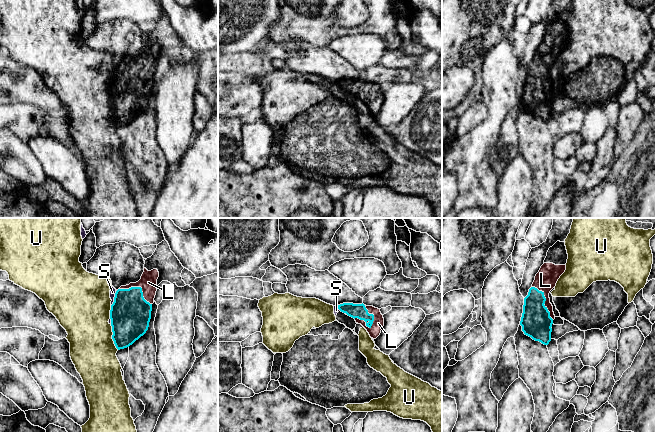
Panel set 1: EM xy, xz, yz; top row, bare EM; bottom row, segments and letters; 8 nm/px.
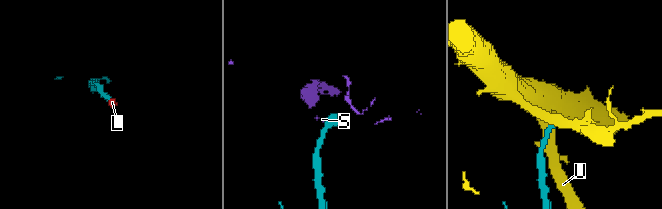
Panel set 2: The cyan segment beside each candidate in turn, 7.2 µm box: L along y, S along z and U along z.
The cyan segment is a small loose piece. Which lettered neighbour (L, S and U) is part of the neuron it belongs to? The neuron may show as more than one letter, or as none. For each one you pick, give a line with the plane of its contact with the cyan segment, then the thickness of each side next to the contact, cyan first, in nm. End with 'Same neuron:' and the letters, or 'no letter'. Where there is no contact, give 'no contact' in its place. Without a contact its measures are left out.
L: xz | 120/90 nm
Same neuron: L

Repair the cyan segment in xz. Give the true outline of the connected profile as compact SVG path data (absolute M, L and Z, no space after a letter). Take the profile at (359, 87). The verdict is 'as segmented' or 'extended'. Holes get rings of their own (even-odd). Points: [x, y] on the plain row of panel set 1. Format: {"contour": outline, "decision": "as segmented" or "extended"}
{"contour": "M343 79L337 82L346 91L355 95L369 109L370 113L376 115L384 102L384 94L380 85L362 80Z", "decision": "extended"}

